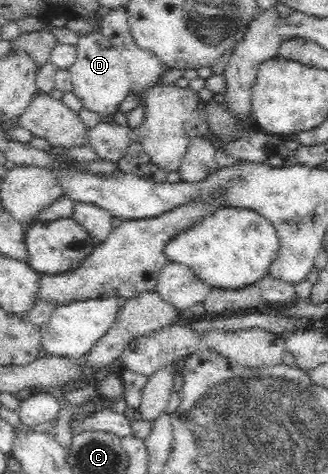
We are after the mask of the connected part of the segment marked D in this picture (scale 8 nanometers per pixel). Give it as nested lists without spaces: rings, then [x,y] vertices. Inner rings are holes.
[[[98,30],[85,34],[78,39],[77,59],[69,67],[73,88],[71,91],[81,99],[83,107],[101,117],[114,115],[119,106],[130,93],[132,80],[127,64],[116,47]]]

